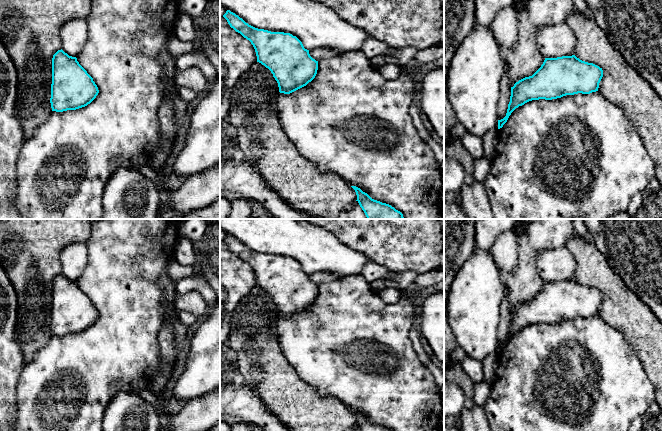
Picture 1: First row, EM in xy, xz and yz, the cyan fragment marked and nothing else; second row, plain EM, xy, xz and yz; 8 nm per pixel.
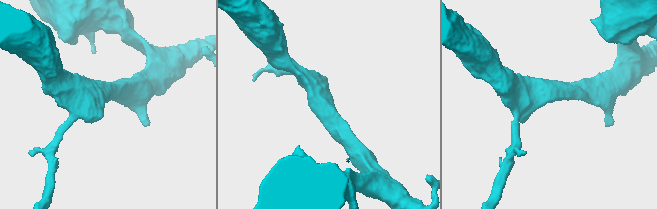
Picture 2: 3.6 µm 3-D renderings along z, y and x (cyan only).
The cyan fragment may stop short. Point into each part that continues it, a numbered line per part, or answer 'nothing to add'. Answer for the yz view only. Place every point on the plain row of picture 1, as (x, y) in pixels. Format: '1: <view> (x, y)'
nothing to add

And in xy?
nothing to add

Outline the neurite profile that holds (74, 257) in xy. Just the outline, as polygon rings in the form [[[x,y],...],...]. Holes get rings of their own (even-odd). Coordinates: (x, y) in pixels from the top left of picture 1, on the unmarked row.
[[[74,242],[67,245],[60,254],[62,274],[69,280],[77,281],[88,263],[86,243]]]

